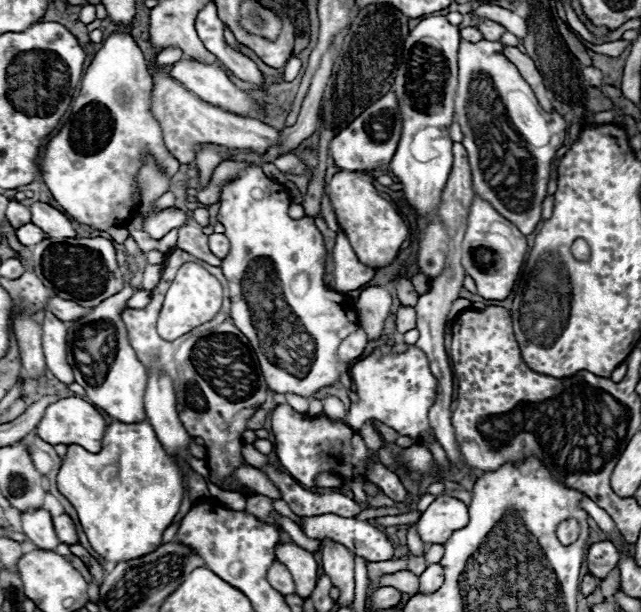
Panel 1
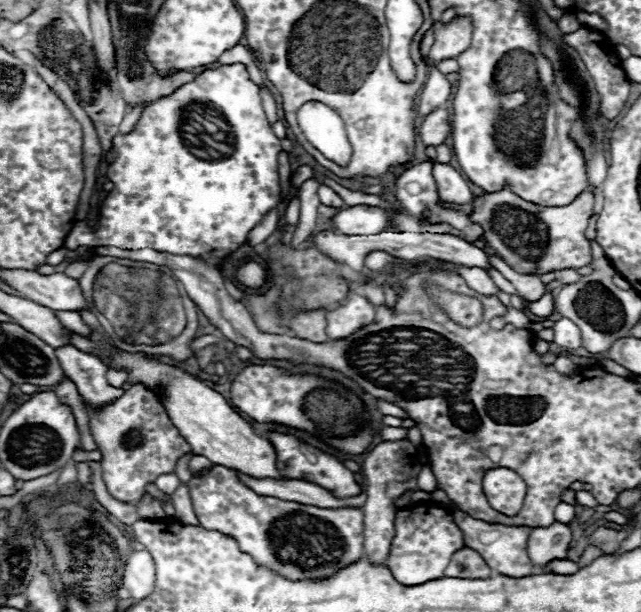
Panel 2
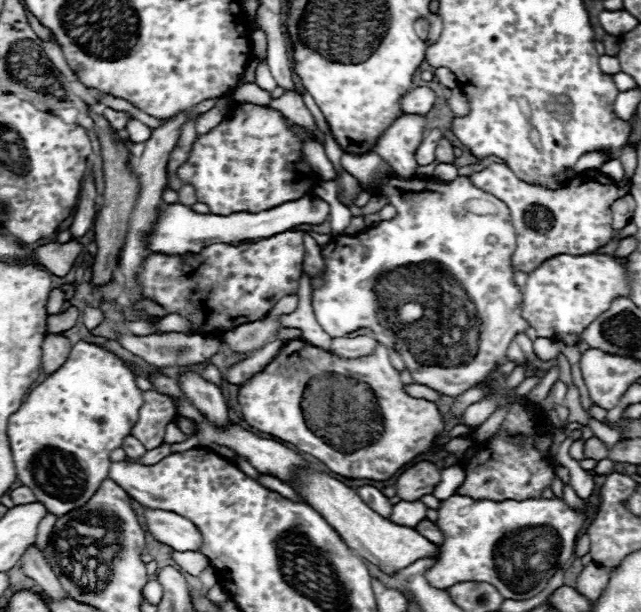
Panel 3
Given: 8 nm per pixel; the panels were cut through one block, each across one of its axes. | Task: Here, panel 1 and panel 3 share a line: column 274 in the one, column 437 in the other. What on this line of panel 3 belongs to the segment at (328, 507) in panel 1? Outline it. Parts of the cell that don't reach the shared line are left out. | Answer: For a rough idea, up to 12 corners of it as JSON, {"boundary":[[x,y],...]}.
{"boundary":[[418,462],[400,474],[402,500],[414,502],[432,494],[440,470]]}

